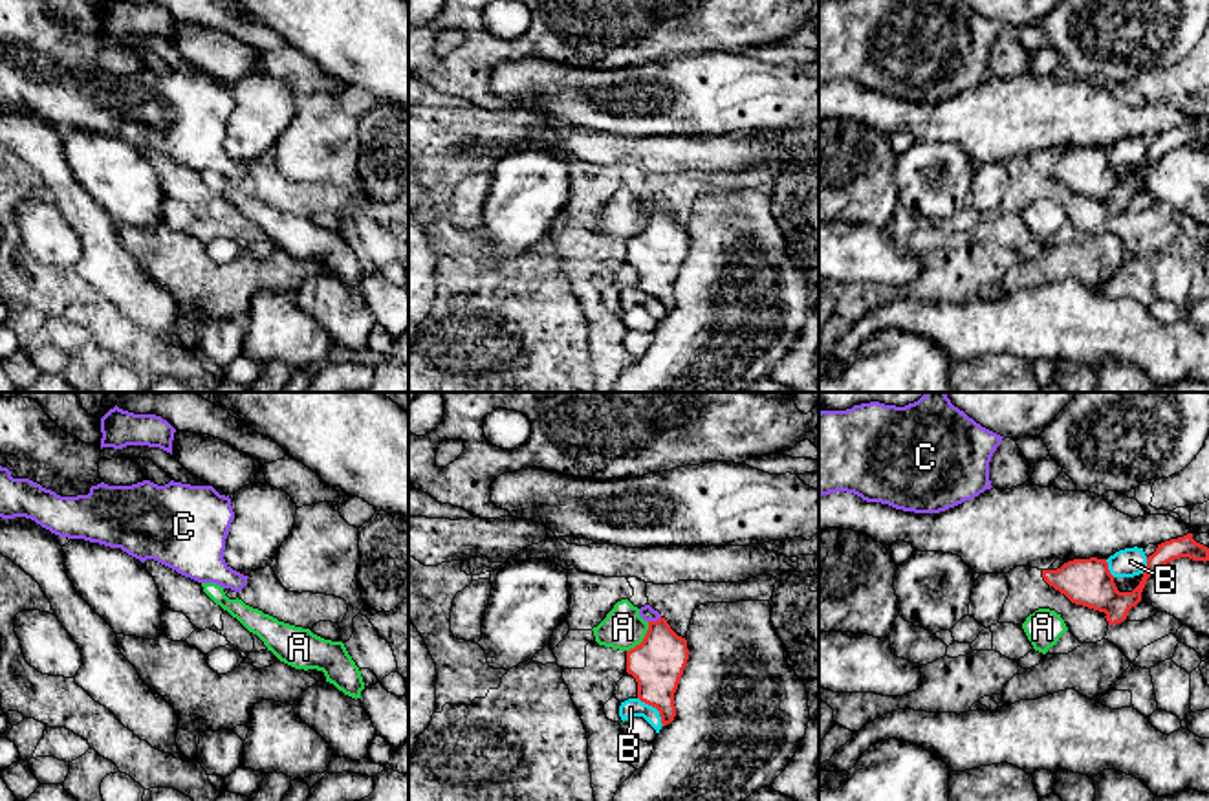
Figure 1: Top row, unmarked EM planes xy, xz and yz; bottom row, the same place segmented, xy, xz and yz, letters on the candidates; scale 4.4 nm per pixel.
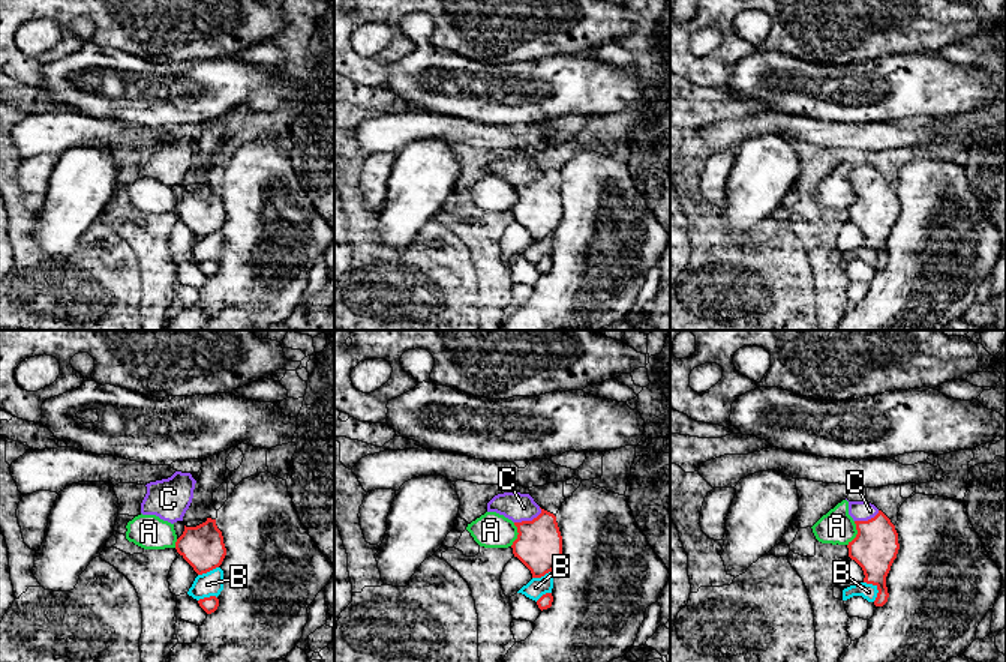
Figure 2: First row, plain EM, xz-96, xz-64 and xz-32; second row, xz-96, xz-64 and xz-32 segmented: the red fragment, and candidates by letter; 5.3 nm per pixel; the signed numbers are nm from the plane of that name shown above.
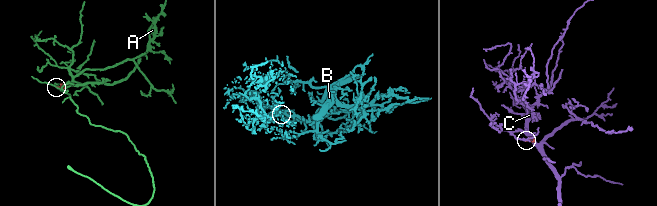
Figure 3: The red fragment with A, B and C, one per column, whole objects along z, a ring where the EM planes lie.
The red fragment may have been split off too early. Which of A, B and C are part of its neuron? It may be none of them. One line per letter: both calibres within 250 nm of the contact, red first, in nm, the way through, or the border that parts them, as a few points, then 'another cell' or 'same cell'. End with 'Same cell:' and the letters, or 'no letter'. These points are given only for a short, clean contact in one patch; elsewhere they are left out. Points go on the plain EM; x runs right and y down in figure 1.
A: 240 nm thick on the red side, 180 nm on the other; border along xz (649, 211), (645, 226), (627, 241); another cell
B: 240 nm thick on the red side, 80 nm on the other; border along xz (638, 286), (658, 301), (664, 314); another cell
C: 240 nm thick on the red side, 70 nm on the other; runs through xz (658, 252), (654, 211), (647, 202); same cell
Same cell: C

